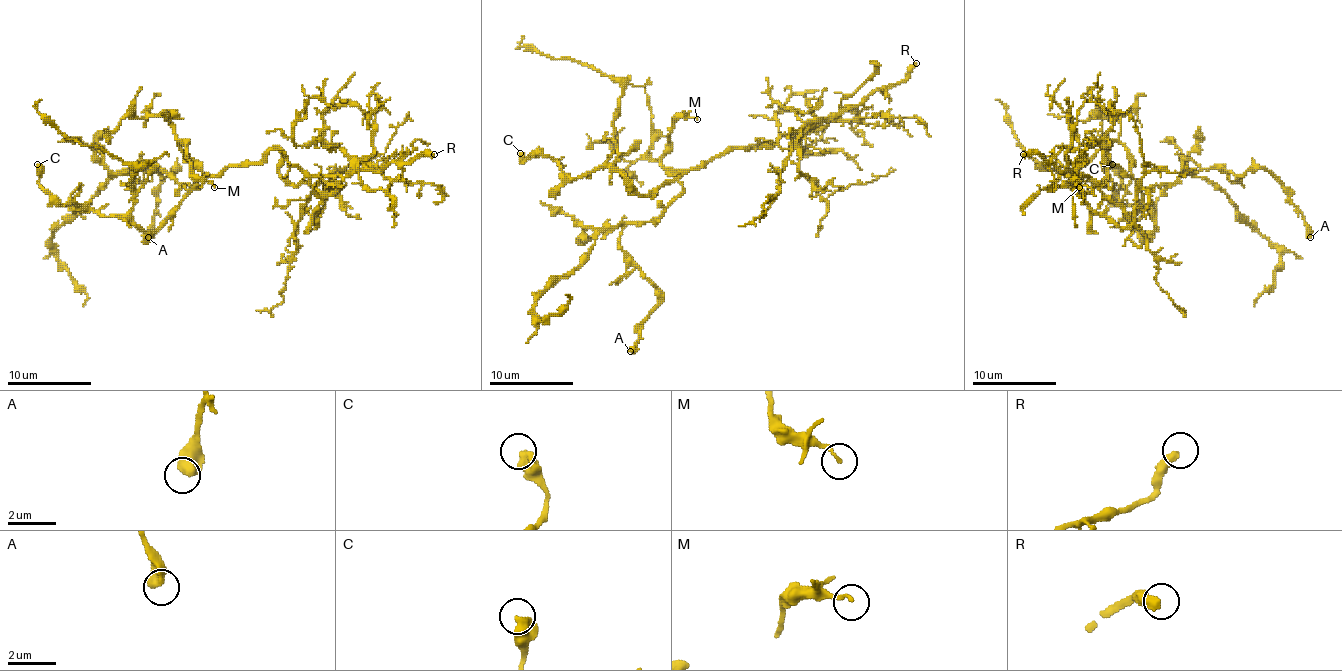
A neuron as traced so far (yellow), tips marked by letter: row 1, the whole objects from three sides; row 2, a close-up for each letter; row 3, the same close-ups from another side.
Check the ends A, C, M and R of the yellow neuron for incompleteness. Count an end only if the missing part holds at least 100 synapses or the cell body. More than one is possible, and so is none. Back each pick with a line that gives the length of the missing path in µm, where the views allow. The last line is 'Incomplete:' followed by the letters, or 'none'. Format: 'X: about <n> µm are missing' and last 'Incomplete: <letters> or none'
R: about 70 µm are missing
Incomplete: R

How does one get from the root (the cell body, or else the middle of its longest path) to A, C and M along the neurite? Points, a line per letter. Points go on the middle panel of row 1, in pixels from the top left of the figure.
A: (705, 161), (678, 180), (682, 192), (657, 217), (630, 222), (622, 230), (620, 249), (659, 299), (630, 351)
C: (705, 161), (643, 197), (628, 180), (607, 167), (570, 178), (543, 153), (534, 153), (524, 161), (520, 153)
M: (705, 161), (686, 172), (672, 172), (661, 163), (672, 124), (678, 117), (697, 119)

